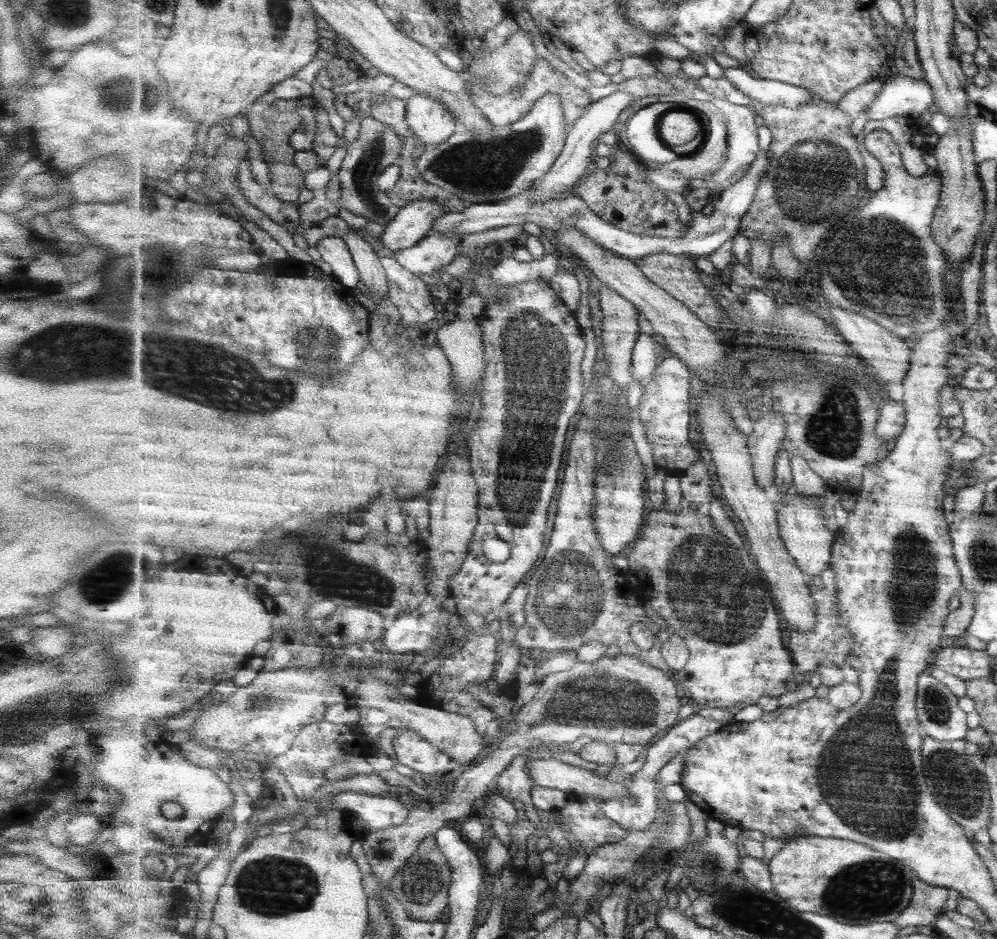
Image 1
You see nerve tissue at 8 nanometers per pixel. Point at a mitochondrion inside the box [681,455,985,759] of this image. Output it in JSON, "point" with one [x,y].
{"point":[912,591]}

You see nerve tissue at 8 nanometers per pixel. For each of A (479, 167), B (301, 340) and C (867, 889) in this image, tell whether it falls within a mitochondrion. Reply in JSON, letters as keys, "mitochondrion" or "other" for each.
{"A":"mitochondrion","B":"mitochondrion","C":"mitochondrion"}

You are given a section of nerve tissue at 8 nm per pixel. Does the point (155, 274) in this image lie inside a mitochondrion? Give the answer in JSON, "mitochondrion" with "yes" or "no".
{"mitochondrion":"yes"}

